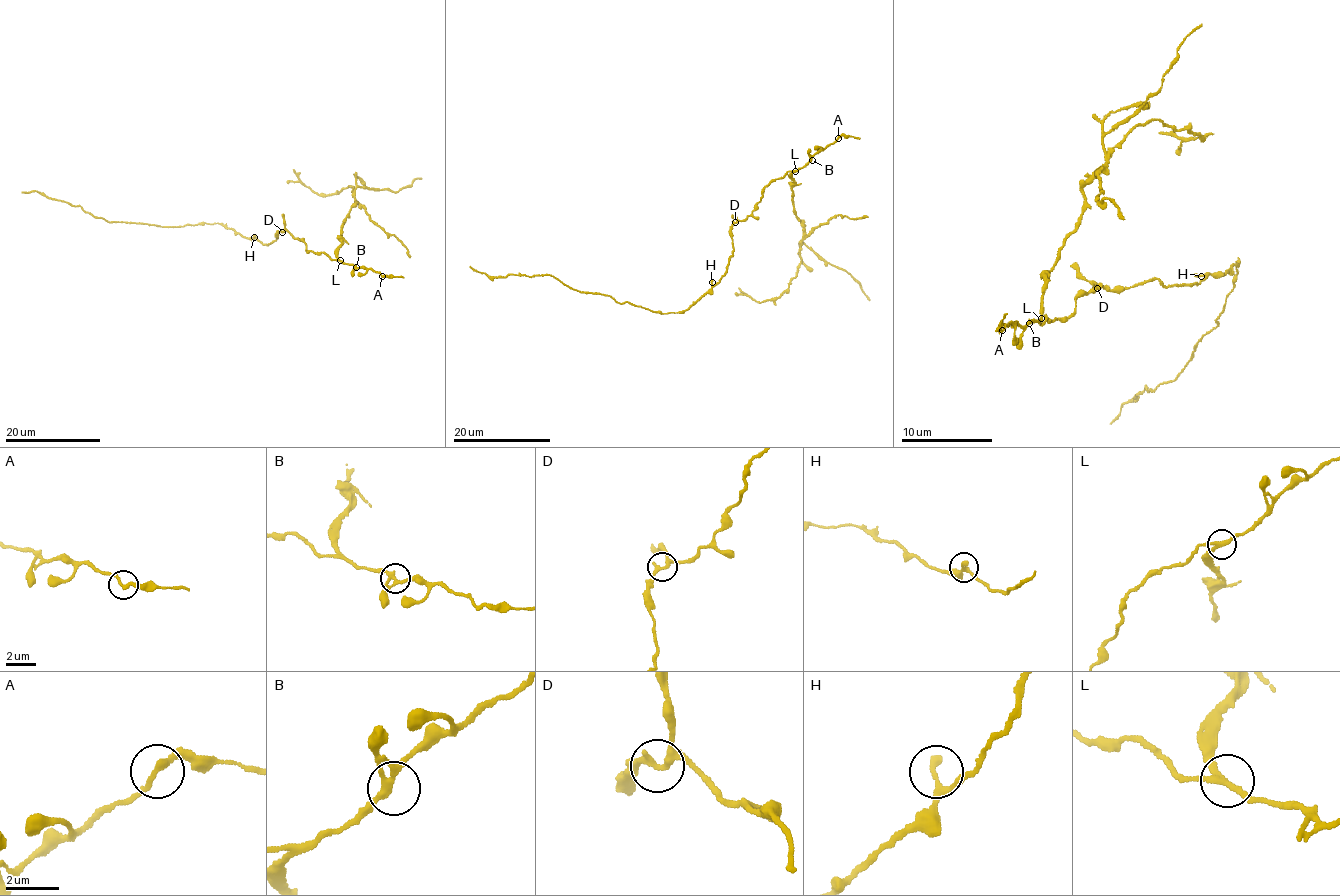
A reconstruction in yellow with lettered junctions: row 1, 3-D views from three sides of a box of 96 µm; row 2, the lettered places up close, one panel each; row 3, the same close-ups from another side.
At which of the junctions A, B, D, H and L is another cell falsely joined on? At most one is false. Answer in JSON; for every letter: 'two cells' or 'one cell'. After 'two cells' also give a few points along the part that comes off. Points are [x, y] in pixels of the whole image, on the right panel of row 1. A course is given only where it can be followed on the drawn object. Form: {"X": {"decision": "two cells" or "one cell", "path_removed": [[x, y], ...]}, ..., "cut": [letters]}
{"A": {"decision": "one cell"}, "B": {"decision": "one cell"}, "D": {"decision": "one cell"}, "H": {"decision": "one cell"}, "L": {"decision": "two cells", "path_removed": [[1041, 318], [1058, 249], [1082, 211], [1084, 184], [1105, 164], [1105, 153], [1157, 119], [1202, 139], [1158, 132]]}, "cut": ["L"]}

